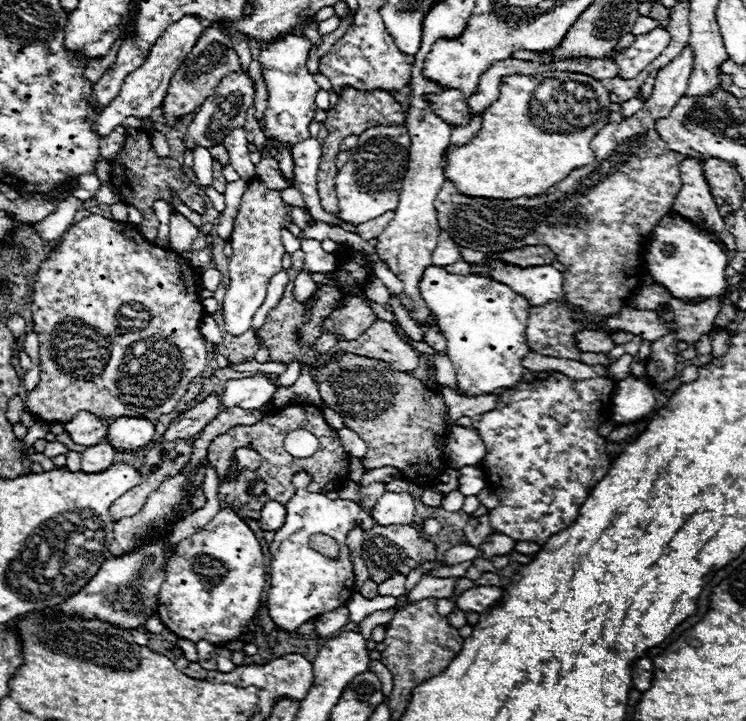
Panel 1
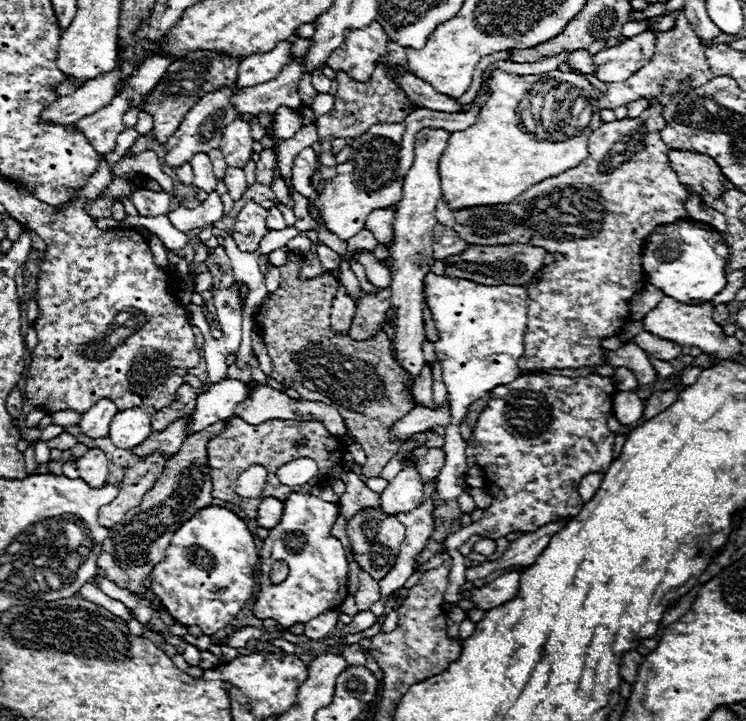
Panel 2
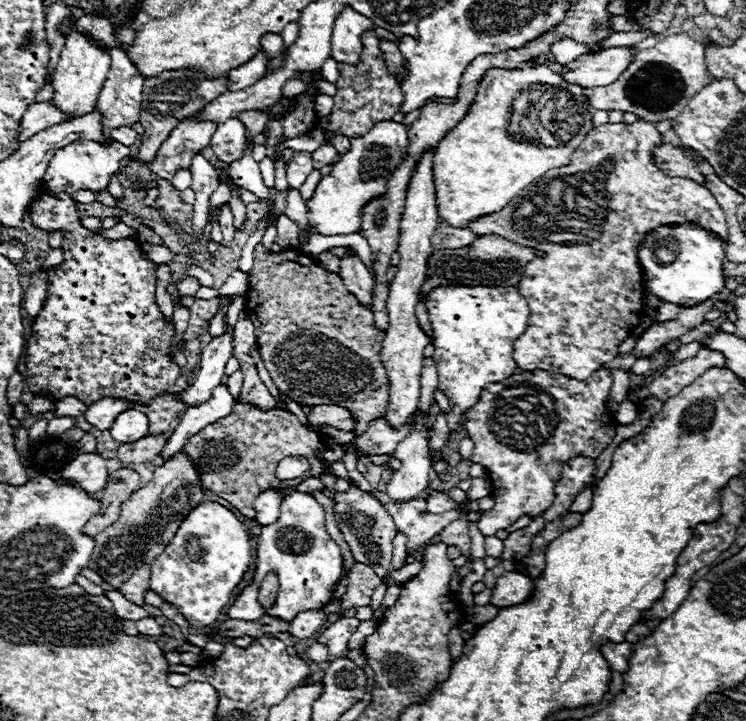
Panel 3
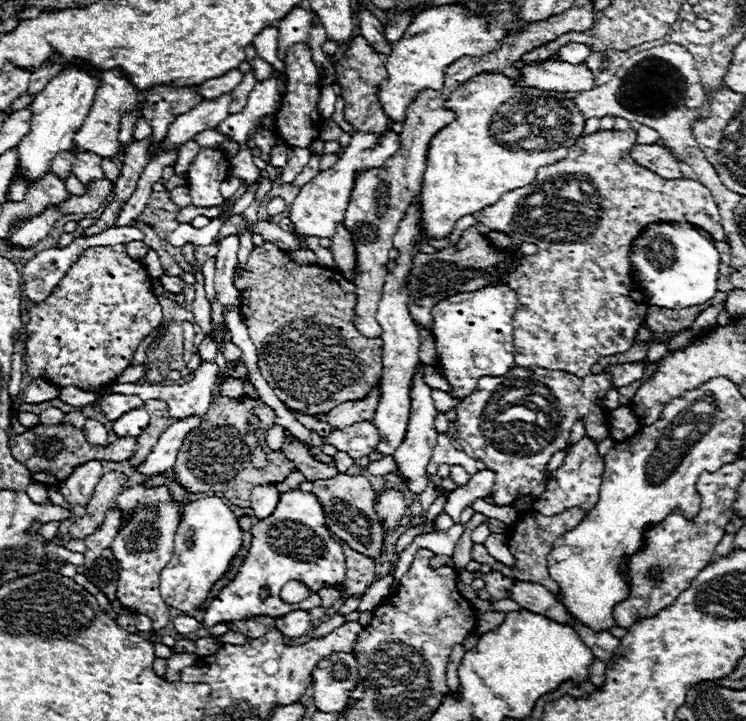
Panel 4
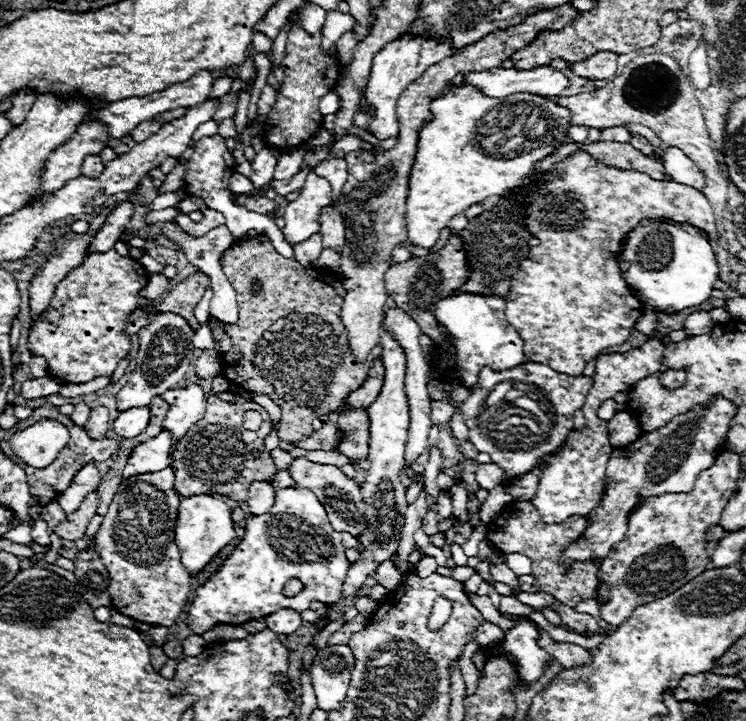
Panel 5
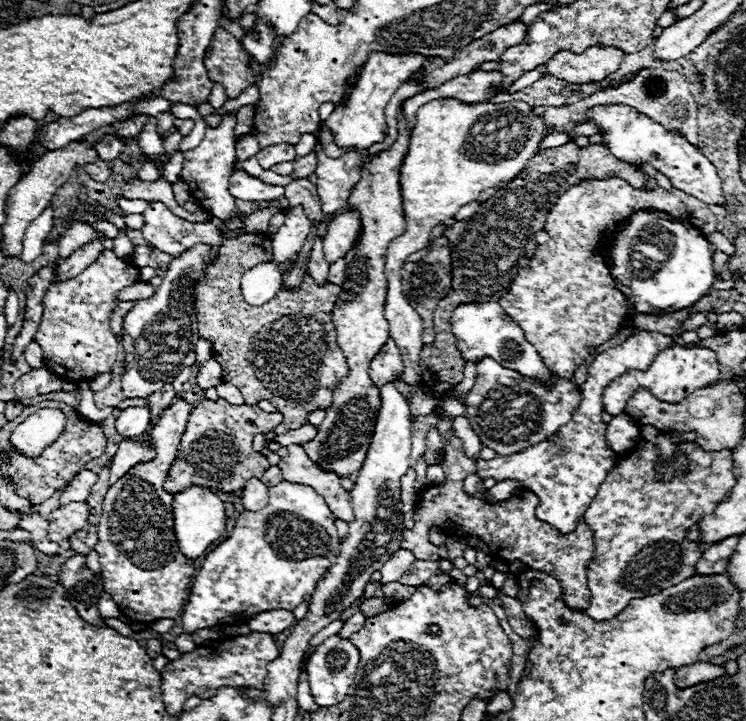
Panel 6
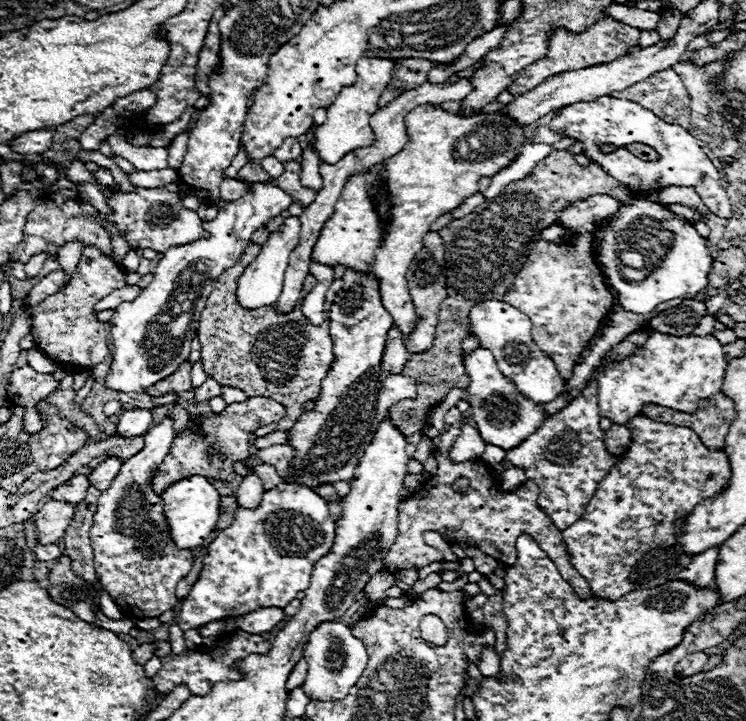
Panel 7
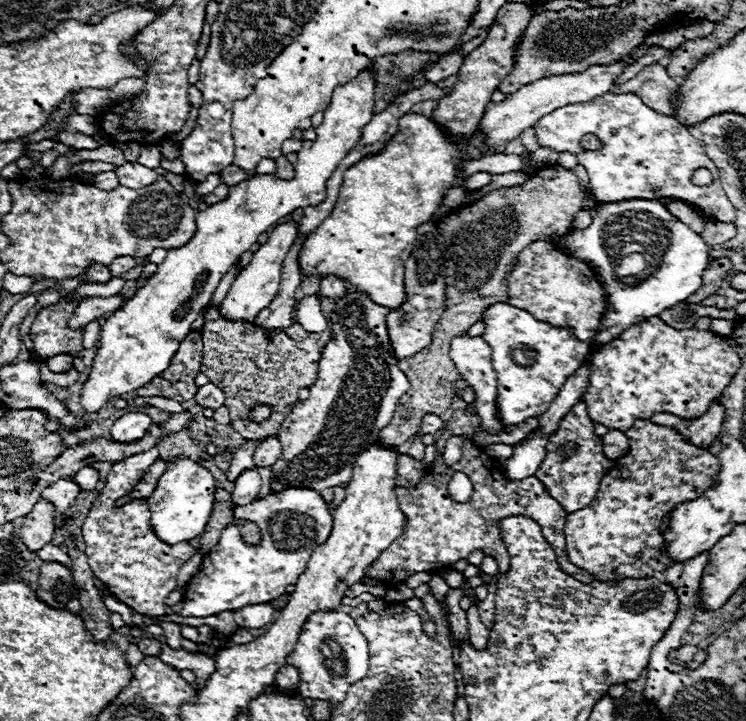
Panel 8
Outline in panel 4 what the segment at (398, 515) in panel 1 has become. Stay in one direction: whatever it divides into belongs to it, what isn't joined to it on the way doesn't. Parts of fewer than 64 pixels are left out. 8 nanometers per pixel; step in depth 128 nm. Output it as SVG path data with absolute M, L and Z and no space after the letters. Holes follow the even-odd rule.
M422 364L418 366L418 372L416 372L416 378L412 382L411 397L411 410L410 418L408 422L408 432L404 436L404 442L400 444L400 448L392 454L394 456L394 462L398 466L398 474L408 480L406 486L414 492L414 494L420 494L424 492L426 484L428 484L428 476L426 476L426 470L428 470L428 462L432 458L432 452L434 452L434 446L436 446L436 438L438 438L438 432L434 430L434 418L436 418L436 408L434 408L434 402L430 398L430 388L424 384L422 380Z

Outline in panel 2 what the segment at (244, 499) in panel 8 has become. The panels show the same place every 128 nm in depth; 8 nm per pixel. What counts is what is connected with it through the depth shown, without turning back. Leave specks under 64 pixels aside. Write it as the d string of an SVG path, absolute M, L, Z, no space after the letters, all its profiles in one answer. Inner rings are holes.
M272 496L262 498L262 502L258 506L256 522L258 522L258 526L270 530L270 528L274 528L282 520L282 512L284 512L284 502L282 500L276 500Z

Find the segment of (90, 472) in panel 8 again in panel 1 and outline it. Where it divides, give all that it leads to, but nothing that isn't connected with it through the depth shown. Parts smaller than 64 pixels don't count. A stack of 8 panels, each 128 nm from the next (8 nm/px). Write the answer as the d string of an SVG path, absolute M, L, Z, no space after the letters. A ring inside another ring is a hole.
M264 376L228 380L222 392L222 408L240 406L244 410L254 410L268 404L276 394L276 384Z

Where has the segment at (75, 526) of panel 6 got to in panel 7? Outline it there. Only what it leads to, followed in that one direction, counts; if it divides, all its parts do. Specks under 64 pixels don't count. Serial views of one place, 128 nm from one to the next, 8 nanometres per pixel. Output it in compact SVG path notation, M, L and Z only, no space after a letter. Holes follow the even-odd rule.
M58 500L46 502L34 520L38 542L40 544L60 542L74 514L76 514L76 506L68 502L58 502Z

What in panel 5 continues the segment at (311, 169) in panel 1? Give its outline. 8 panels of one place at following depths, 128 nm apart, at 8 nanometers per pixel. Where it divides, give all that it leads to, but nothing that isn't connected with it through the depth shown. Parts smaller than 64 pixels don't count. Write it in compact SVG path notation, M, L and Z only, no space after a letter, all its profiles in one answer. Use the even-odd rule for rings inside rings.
M288 148L288 152L282 154L274 168L274 180L288 180L292 178L304 164L306 150L304 148Z

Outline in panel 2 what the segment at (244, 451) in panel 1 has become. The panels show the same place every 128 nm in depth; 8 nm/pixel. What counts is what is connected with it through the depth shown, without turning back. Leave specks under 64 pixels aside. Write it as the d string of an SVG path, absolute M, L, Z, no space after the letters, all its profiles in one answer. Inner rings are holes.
M256 464L256 466L248 468L248 470L238 478L238 494L240 494L240 496L248 496L248 498L262 496L262 490L264 490L266 480L268 480L266 470L264 470L260 464Z

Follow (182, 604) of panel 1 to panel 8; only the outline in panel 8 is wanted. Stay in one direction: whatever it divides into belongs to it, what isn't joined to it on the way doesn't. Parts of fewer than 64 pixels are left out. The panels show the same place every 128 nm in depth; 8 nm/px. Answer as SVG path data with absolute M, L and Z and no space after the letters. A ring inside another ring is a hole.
M184 458L172 460L172 466L160 476L160 482L152 496L148 496L150 512L152 512L152 528L156 530L160 540L166 540L168 544L176 542L190 542L192 538L200 536L206 530L208 518L214 508L214 492L216 484L212 474Z

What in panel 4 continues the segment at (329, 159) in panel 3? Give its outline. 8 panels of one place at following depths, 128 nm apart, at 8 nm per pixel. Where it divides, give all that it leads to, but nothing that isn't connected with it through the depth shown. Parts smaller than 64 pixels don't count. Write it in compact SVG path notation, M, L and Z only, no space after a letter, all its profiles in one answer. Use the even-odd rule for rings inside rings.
M314 154L312 160L310 160L310 164L302 170L302 176L298 176L298 180L296 180L292 186L304 186L306 182L310 182L310 180L320 172L320 168L318 168L318 166L320 166L320 158L322 158L322 156Z

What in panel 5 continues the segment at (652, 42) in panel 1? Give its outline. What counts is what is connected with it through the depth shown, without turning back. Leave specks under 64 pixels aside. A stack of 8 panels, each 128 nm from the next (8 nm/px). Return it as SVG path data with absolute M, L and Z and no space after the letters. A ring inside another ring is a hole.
M540 66L534 70L504 70L494 68L492 72L472 72L464 76L456 76L450 88L472 84L478 86L486 96L502 98L516 92L530 92L538 96L558 96L562 90L570 86L570 80L550 66Z

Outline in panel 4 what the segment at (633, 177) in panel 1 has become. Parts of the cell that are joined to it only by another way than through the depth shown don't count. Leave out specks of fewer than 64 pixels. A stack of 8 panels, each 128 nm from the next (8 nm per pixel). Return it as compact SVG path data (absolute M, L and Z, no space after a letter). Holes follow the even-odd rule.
M632 128L624 132L600 130L580 136L580 140L576 140L576 144L570 148L568 156L558 164L540 168L532 184L504 194L494 206L474 214L474 218L486 228L504 232L520 244L530 242L538 246L538 254L524 257L508 278L508 286L518 294L518 310L514 314L516 366L564 370L584 378L590 374L592 364L596 364L600 358L622 354L632 348L634 334L646 322L648 308L644 294L630 274L630 248L644 226L652 222L692 222L704 228L714 240L726 240L712 192L698 180L664 180L652 170L634 164L630 150L636 144L636 130ZM530 194L542 194L544 204L532 208L524 206Z

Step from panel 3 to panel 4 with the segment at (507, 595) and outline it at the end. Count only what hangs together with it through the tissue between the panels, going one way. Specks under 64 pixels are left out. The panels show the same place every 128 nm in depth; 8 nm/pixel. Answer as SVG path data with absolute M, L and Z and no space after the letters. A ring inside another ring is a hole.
M514 582L508 588L508 598L514 600L520 608L532 610L536 614L544 614L548 618L554 618L558 622L568 622L570 616L564 610L564 606L554 598L552 592L548 592L540 584L528 584L528 582Z

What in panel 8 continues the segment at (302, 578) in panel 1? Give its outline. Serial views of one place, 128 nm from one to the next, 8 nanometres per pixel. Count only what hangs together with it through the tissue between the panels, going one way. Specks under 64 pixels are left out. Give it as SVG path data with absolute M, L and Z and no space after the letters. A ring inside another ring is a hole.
M286 488L280 492L270 492L264 498L256 500L254 504L236 506L234 518L254 522L260 528L260 536L262 536L260 544L258 546L242 544L242 534L236 524L230 524L228 528L224 528L218 544L204 556L200 572L188 582L180 616L206 618L206 616L220 614L224 610L238 610L238 608L244 608L250 604L264 604L264 602L272 602L272 600L280 598L282 594L288 592L286 586L294 586L298 582L314 548L324 544L324 540L328 540L328 536L332 532L332 514L328 510L328 504L312 488Z

